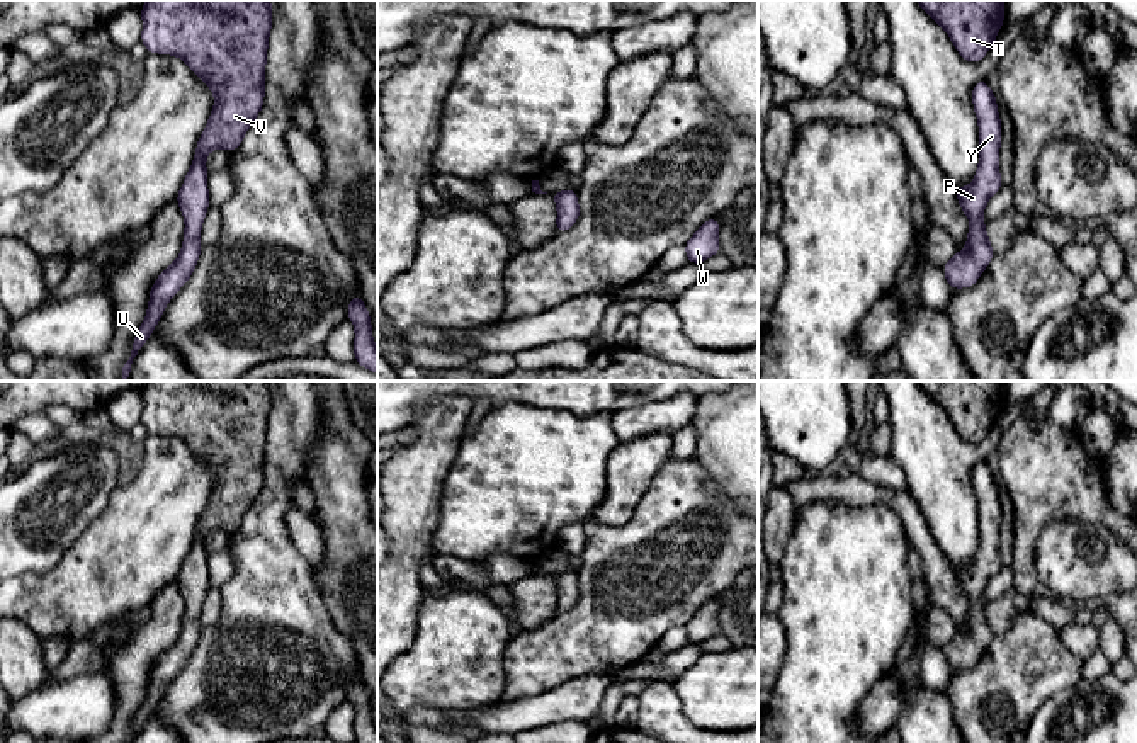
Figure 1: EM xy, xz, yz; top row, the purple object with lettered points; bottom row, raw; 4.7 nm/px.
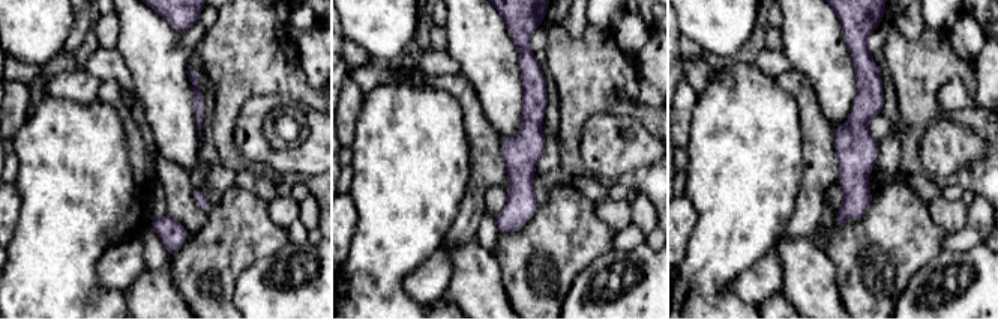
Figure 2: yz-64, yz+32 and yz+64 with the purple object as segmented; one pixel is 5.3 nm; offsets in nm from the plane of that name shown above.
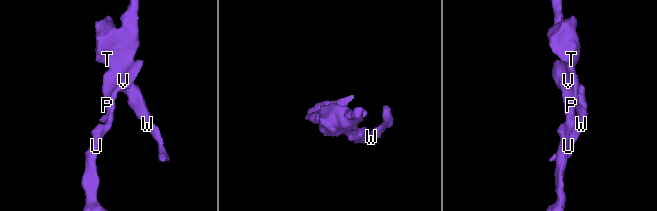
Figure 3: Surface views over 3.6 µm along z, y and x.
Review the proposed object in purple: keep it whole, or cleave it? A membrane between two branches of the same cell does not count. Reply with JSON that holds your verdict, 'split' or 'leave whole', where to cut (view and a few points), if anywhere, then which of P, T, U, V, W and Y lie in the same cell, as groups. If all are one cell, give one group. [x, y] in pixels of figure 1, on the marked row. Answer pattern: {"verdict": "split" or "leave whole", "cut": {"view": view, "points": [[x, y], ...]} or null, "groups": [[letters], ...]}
{"verdict": "leave whole", "cut": null, "groups": [["P", "T", "U", "V", "W", "Y"]]}

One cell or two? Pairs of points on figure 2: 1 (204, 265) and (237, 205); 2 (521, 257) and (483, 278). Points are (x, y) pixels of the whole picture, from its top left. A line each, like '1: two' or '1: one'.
1: one
2: two

